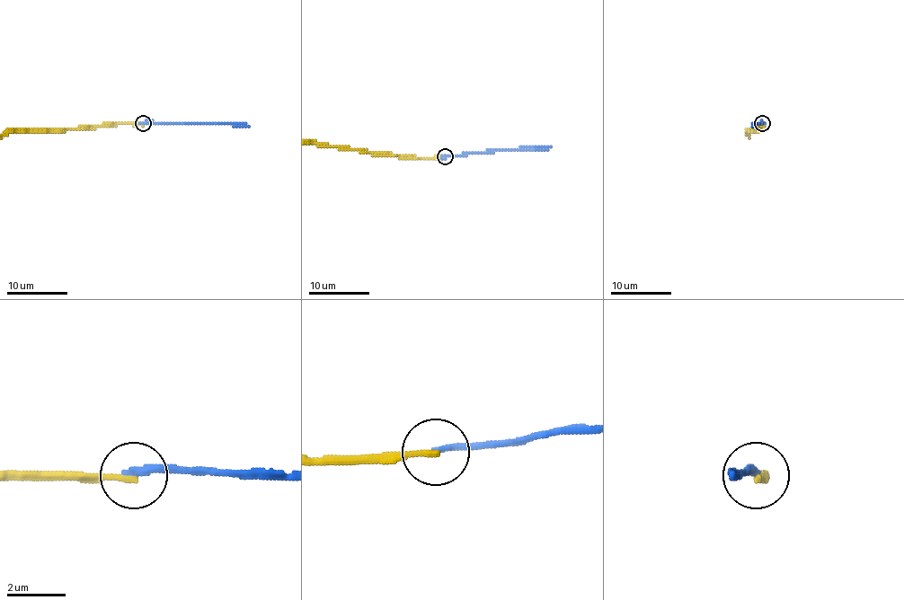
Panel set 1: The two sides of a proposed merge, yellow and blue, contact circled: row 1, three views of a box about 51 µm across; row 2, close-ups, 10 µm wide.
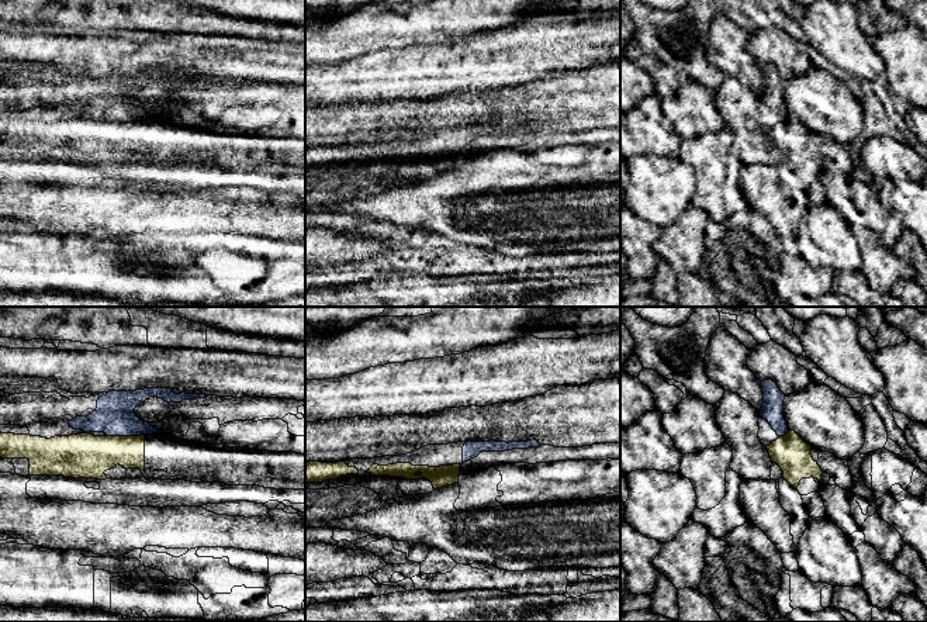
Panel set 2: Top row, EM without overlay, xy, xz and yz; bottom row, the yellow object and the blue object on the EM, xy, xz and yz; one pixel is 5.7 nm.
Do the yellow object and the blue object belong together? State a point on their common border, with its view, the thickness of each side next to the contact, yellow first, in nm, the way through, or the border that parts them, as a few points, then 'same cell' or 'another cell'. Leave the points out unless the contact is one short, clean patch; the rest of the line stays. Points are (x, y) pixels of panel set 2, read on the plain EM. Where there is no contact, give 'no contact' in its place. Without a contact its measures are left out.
contact xy (125, 121); calibres 260 and 220 nm; border xy (144, 118), (107, 121); another cell

